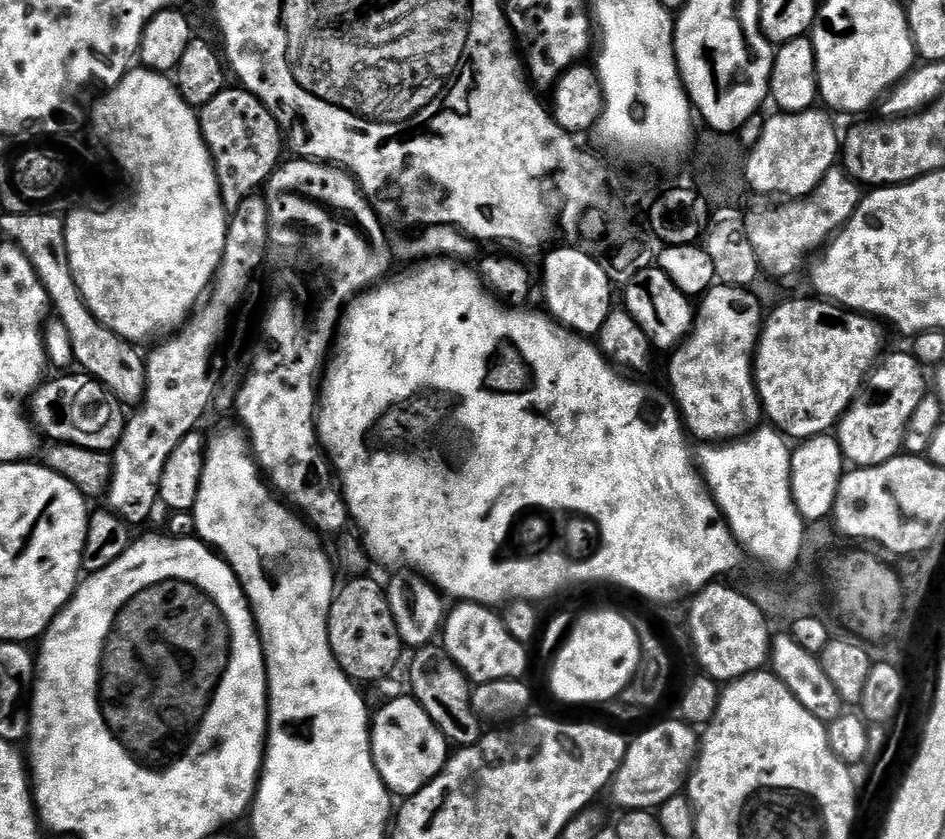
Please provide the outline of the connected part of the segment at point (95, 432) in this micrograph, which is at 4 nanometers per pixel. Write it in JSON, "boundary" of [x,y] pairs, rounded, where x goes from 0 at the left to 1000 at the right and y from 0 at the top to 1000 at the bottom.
{"boundary":[[[84,447],[63,448],[60,453],[53,454],[52,452],[43,456],[32,477],[34,480],[33,499],[43,516],[47,514],[52,520],[50,522],[52,526],[117,540],[131,516],[133,491],[130,489],[132,487],[128,478],[124,477],[98,448]]]}

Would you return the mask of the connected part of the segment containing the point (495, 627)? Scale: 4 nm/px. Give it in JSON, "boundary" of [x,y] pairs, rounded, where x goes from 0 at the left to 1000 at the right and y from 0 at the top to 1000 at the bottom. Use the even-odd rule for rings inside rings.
{"boundary":[[[487,718],[484,725],[473,731],[468,750],[468,771],[474,778],[475,784],[491,800],[501,816],[527,813],[528,810],[551,810],[556,809],[559,801],[560,774],[540,751],[535,751],[533,735],[528,728],[522,727],[514,720],[496,720]]]}

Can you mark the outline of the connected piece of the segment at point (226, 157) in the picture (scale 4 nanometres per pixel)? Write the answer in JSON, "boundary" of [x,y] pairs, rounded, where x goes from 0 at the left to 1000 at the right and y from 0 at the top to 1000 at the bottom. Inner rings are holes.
{"boundary":[[[257,104],[238,105],[211,130],[212,157],[223,180],[228,193],[229,211],[232,215],[233,235],[237,248],[244,253],[255,244],[261,234],[268,232],[292,204],[297,192],[296,184],[301,180],[301,166],[296,150],[289,137],[280,129],[280,124],[267,110]]]}

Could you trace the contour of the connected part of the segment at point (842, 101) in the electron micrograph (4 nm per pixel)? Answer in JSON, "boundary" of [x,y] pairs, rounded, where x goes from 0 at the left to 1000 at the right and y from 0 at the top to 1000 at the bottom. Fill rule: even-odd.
{"boundary":[[[956,4],[946,6],[944,15],[942,15],[935,25],[927,24],[924,29],[871,29],[871,26],[865,26],[859,31],[857,46],[859,54],[861,55],[861,60],[863,61],[863,103],[866,106],[866,114],[869,120],[873,119],[873,122],[877,124],[875,128],[879,130],[881,135],[914,133],[922,126],[923,123],[924,128],[924,125],[926,125],[928,120],[937,113],[937,111],[943,107],[949,98],[957,94],[957,92],[965,85],[971,72],[969,64],[969,52],[965,48],[965,37],[961,33],[961,17]]]}

